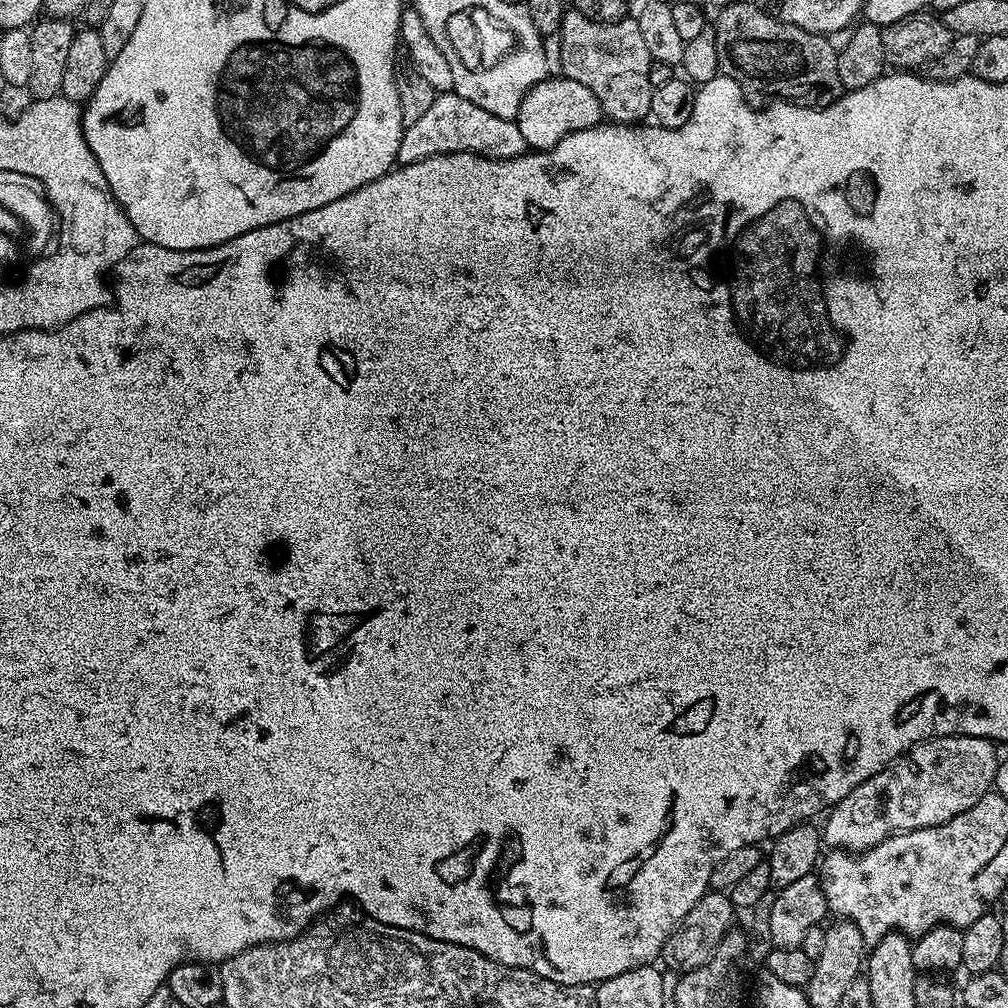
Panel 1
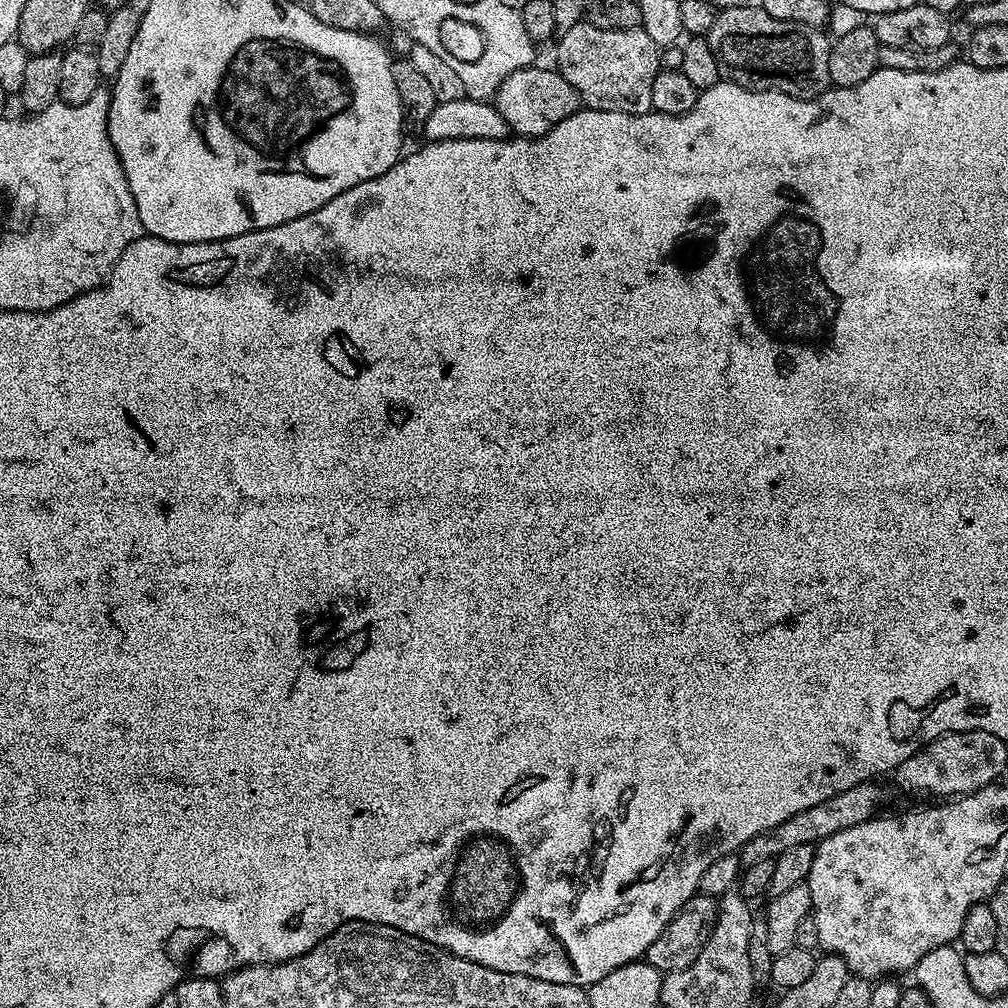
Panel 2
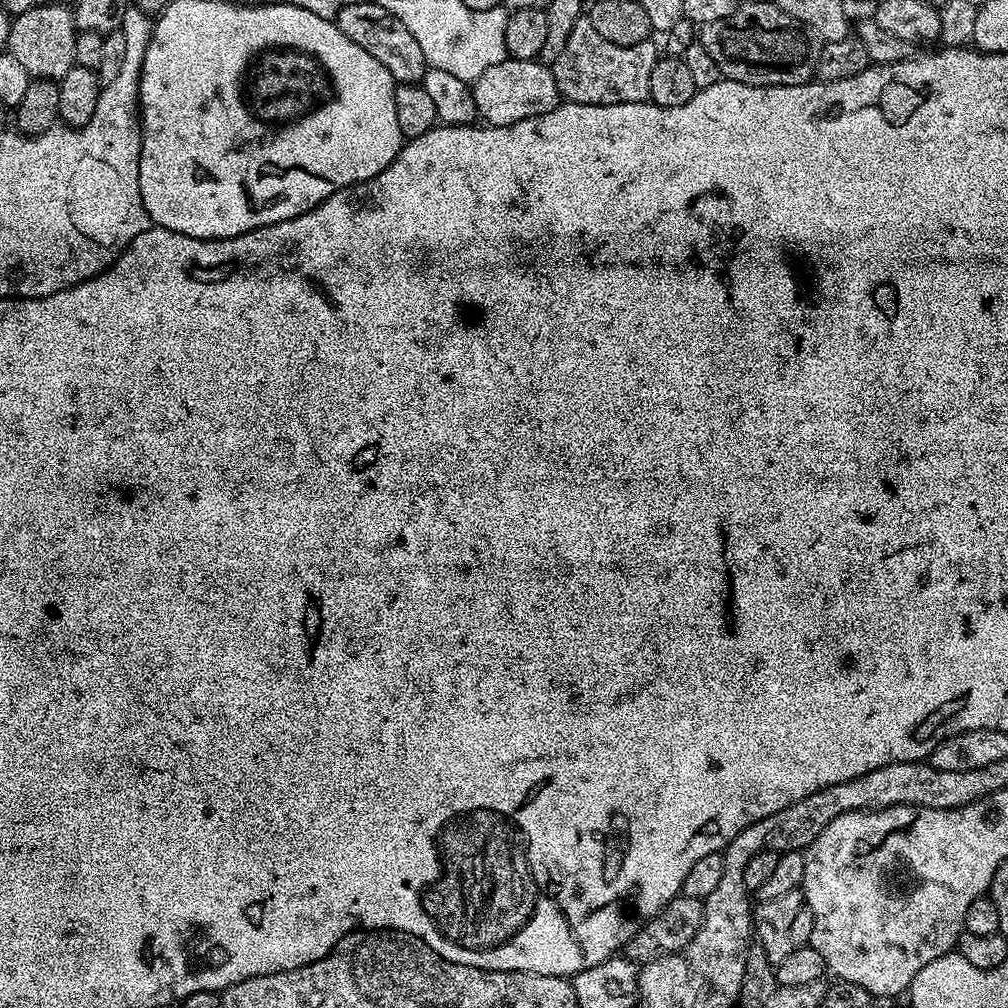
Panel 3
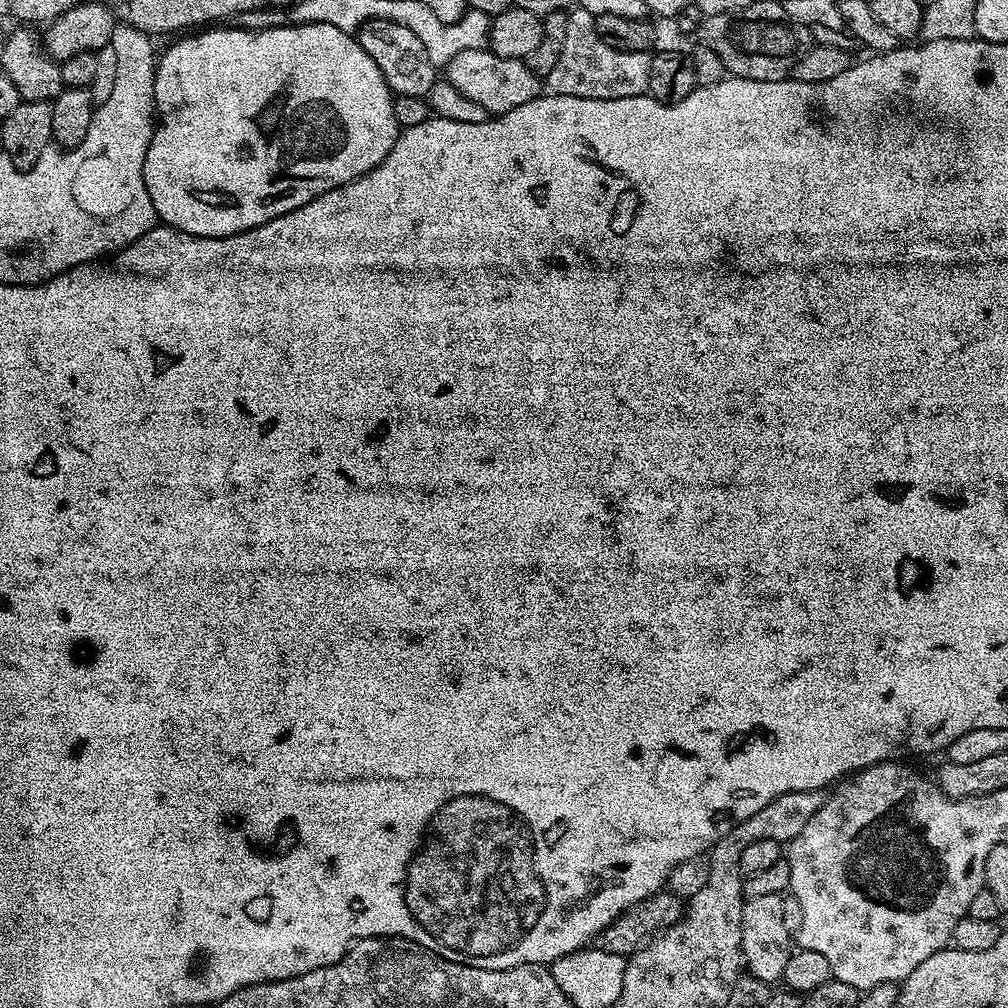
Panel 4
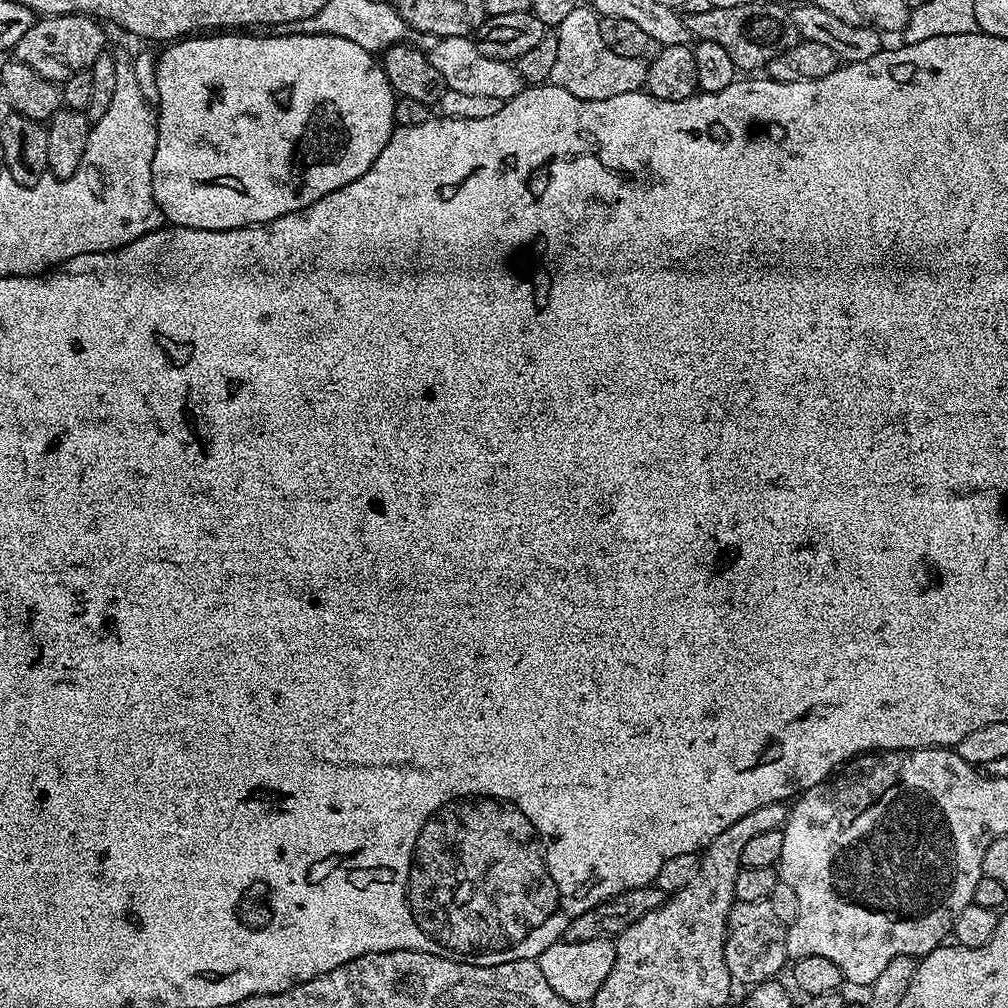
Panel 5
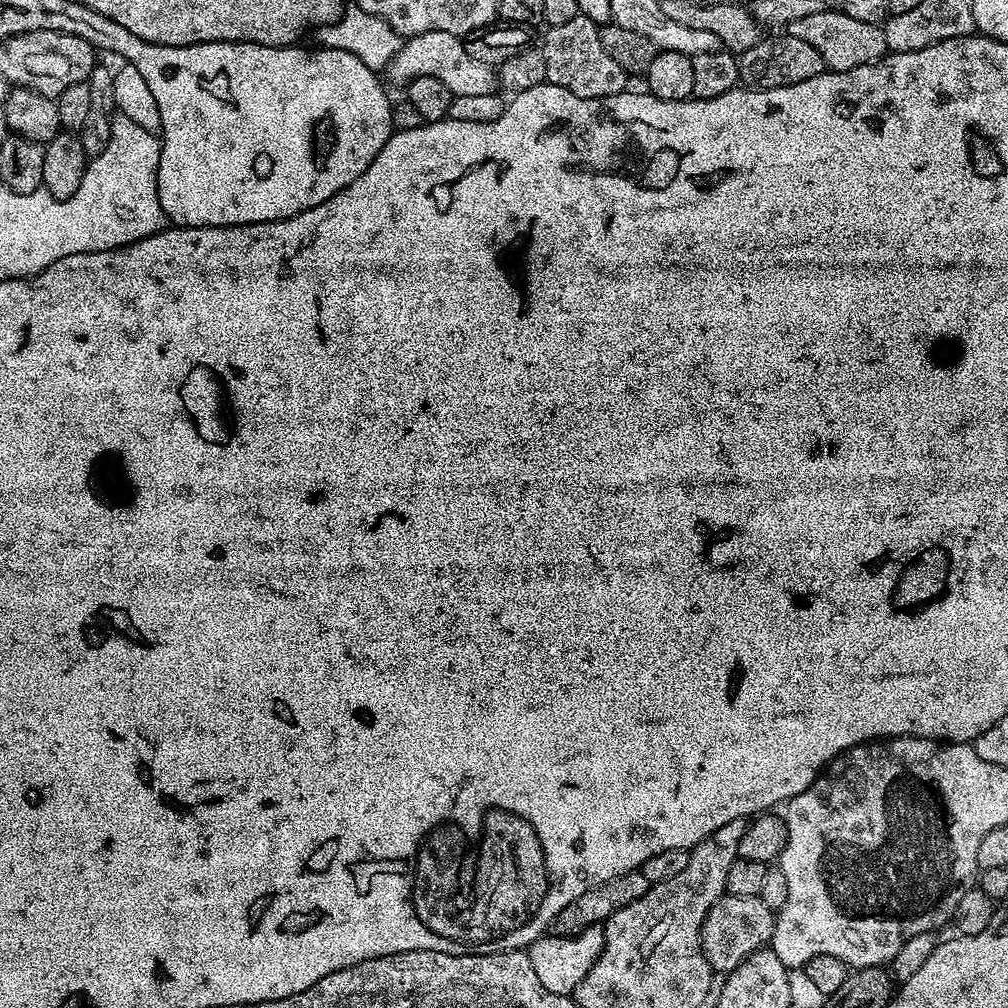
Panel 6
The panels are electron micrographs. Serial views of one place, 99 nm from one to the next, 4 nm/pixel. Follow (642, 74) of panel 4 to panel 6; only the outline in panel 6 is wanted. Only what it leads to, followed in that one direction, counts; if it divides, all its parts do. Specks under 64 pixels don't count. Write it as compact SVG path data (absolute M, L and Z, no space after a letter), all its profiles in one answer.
M579 15L570 18L570 22L562 22L562 26L554 26L545 31L542 51L546 58L547 83L562 86L562 90L570 90L570 94L574 94L578 98L590 98L591 100L601 100L607 96L613 96L629 87L629 73L624 72L622 66L618 66L618 62L614 62L614 58L610 58L610 54L606 54L606 50L602 47L600 29L601 25L595 24L590 18Z

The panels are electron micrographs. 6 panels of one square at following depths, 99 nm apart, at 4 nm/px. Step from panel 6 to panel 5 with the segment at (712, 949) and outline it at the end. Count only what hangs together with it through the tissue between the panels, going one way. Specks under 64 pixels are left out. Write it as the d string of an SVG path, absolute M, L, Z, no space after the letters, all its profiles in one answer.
M767 899L758 902L737 902L732 905L724 953L726 966L737 985L755 986L781 975L779 972L783 970L784 963L786 968L790 960L786 950L786 926L778 922L778 917L774 915L774 909L770 907Z

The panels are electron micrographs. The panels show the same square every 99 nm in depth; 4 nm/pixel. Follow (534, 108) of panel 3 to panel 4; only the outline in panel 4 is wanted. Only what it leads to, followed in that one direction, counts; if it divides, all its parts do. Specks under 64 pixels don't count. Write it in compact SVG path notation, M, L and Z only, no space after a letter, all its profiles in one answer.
M484 48L462 50L462 54L455 56L446 65L446 72L446 79L454 86L454 90L459 90L461 94L466 94L466 98L478 102L478 106L485 108L489 114L514 110L514 106L522 106L542 92L541 77L535 76L525 61L498 58Z

